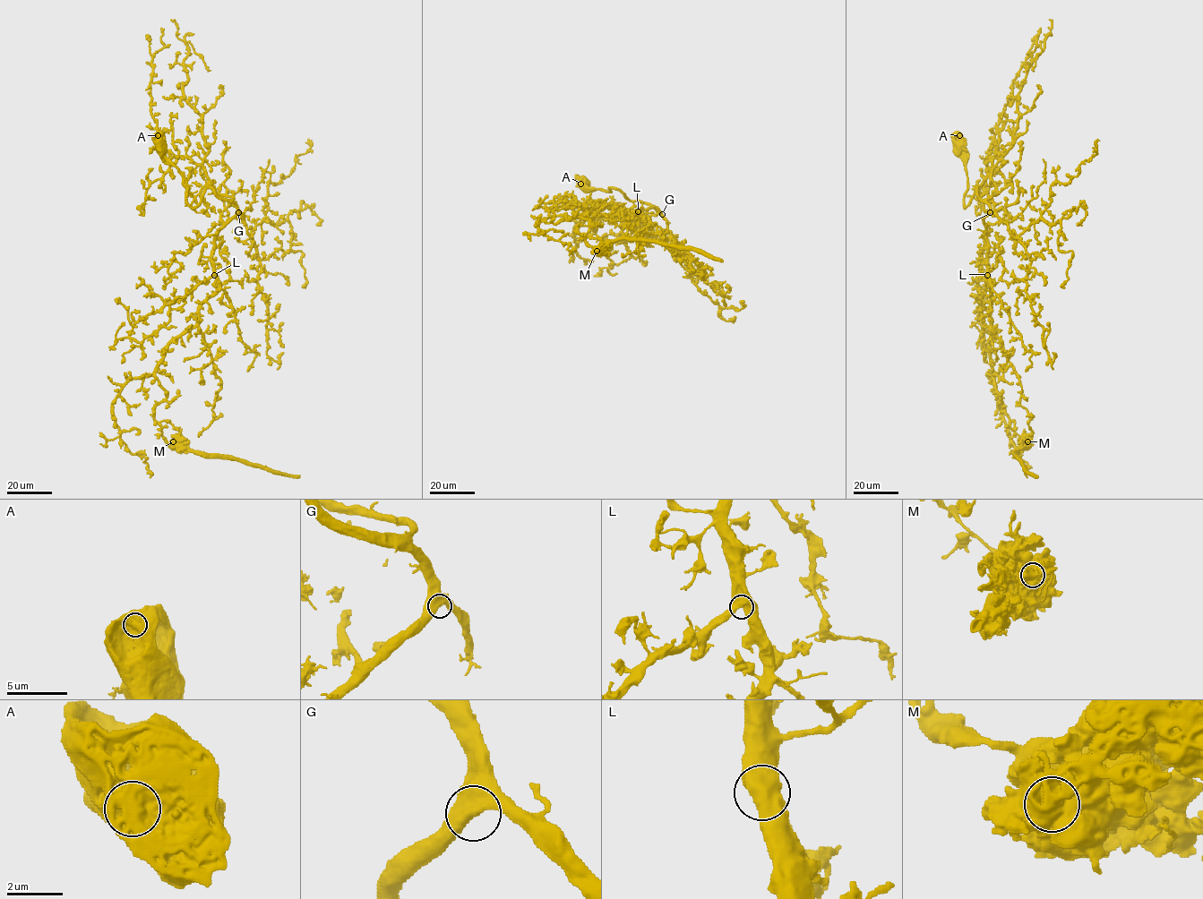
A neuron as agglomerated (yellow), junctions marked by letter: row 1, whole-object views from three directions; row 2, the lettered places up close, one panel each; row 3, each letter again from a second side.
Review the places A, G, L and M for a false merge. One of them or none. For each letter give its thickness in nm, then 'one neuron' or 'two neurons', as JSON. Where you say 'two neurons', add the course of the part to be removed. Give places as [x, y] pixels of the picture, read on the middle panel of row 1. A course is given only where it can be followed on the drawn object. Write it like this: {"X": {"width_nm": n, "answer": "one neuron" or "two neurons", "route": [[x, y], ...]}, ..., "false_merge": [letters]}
{"A": {"width_nm": 1200, "answer": "one neuron"}, "G": {"width_nm": 800, "answer": "one neuron"}, "L": {"width_nm": 600, "answer": "one neuron"}, "M": {"width_nm": 1300, "answer": "two neurons", "route": [[597, 252], [621, 239], [646, 239], [690, 247], [723, 261]]}, "false_merge": ["M"]}

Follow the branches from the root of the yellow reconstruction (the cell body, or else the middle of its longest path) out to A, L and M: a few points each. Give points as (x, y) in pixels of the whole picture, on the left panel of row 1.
A: (161, 147), (158, 135)
L: (161, 147), (182, 176), (191, 206), (210, 188), (236, 208), (216, 236), (214, 275)
M: (161, 147), (191, 206), (210, 188), (236, 208), (216, 236), (219, 288), (155, 373), (173, 441)

